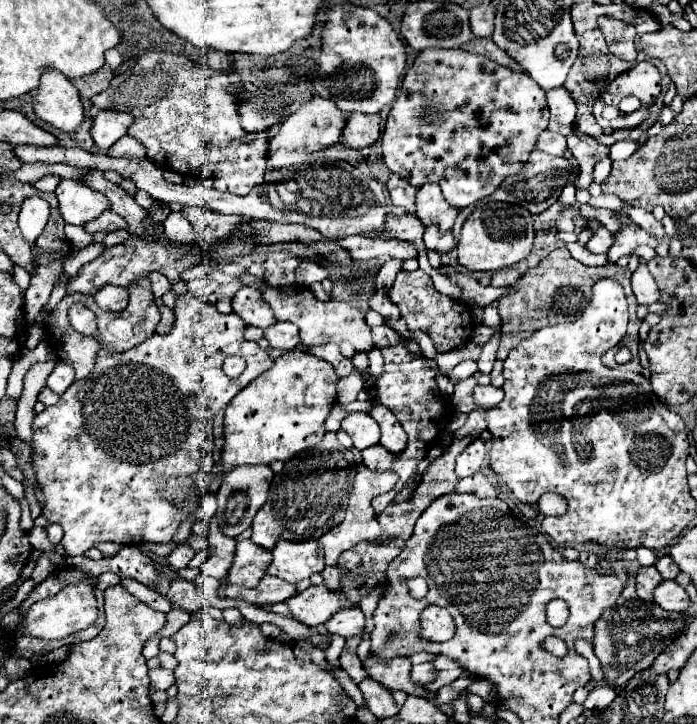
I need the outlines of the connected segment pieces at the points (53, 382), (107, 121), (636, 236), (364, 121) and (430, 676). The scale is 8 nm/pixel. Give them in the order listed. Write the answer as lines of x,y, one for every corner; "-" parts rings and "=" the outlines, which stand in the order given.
57,362
53,372
47,376
47,388
55,394
63,394
71,382
75,380
75,374
73,374
73,368
65,362
=
99,110
99,114
93,118
91,136
99,150
107,152
111,144
115,144
121,136
127,134
127,128
133,124
133,116
127,112
117,110
=
617,210
615,212
617,220
621,220
621,230
613,232
613,246
607,250
607,260
609,262
617,262
623,254
631,256
633,250
639,246
639,244
647,244
651,248
657,248
657,238
653,238
651,234
647,234
643,228
639,228
625,212
=
353,112
347,118
347,124
343,128
341,142
349,148
365,148
377,142
381,134
381,116
379,114
363,114
363,112
=
425,662
425,664
417,664
417,666
413,666
413,670
411,670
411,680
413,680
417,686
431,684
431,682
435,680
435,674
433,674
433,666
431,666
431,662

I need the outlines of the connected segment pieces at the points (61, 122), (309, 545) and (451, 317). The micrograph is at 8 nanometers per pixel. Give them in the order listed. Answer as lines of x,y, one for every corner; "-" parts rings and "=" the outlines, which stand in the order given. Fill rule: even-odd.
47,70
41,76
41,86
33,98
37,118
51,124
59,132
75,132
85,116
77,88
57,70
=
279,540
271,550
271,554
273,560
267,568
267,574
283,578
293,584
325,568
323,548
317,540
309,540
309,542
=
419,268
412,272
399,272
393,288
389,290
391,302
395,302
401,310
401,316
407,324
407,330
425,330
429,332
431,340
435,342
437,352
449,352
461,344
465,344
471,338
471,332
475,328
473,310
465,302
453,300
445,294
438,292
431,282
431,278

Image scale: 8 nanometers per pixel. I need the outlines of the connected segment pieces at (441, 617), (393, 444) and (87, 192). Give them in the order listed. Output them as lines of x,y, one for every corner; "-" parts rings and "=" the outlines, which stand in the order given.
429,606
421,614
421,634
431,642
445,642
455,634
455,622
445,608
=
371,400
371,412
369,414
381,426
381,444
385,448
389,448
389,452
401,452
401,448
405,448
405,444
407,444
407,434
401,428
395,414
387,406
383,406
375,400
=
61,180
55,196
59,200
59,212
67,224
83,226
109,208
109,202
105,200
105,196
101,196
101,192
91,190
79,180

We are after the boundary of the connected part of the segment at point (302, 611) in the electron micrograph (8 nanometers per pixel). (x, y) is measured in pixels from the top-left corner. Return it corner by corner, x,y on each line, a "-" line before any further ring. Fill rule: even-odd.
325,584
309,586
307,590
287,600
291,614
309,626
327,622
335,612
341,610
341,592
329,590

